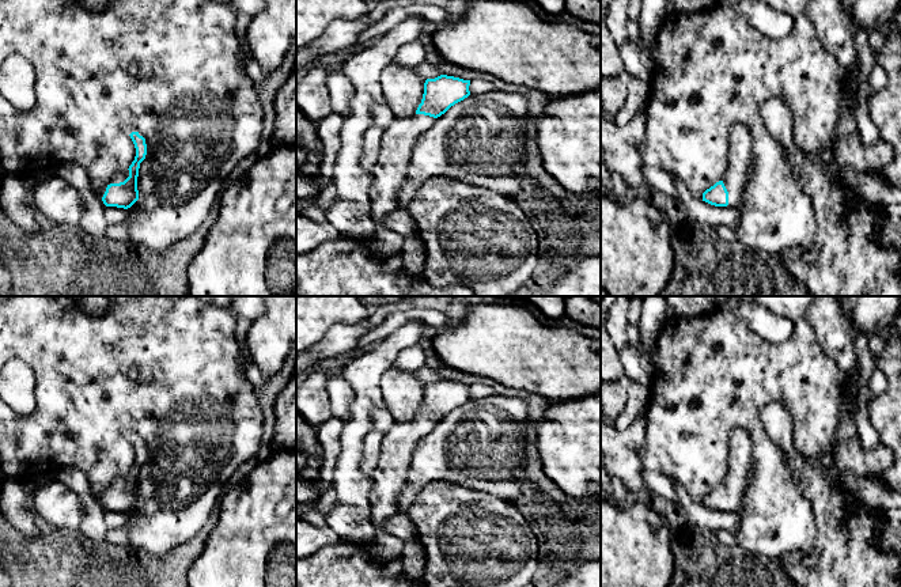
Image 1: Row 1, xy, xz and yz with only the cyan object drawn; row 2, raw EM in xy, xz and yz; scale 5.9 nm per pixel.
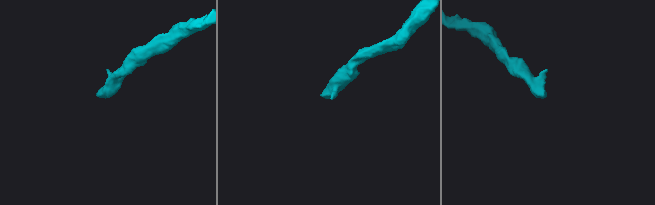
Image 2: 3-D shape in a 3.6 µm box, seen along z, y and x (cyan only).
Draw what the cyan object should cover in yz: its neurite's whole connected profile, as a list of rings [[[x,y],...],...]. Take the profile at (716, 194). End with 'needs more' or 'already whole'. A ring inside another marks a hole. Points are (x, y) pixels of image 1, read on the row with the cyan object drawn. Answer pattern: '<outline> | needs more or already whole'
[[[735,124],[731,128],[727,171],[719,182],[703,193],[703,201],[715,207],[739,208],[752,170],[752,149],[749,129],[742,124]]] | needs more

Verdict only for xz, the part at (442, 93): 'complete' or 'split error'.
split error

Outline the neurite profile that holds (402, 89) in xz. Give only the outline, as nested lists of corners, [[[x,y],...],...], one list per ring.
[[[390,63],[382,72],[382,94],[397,118],[416,114],[425,79],[416,69]]]

